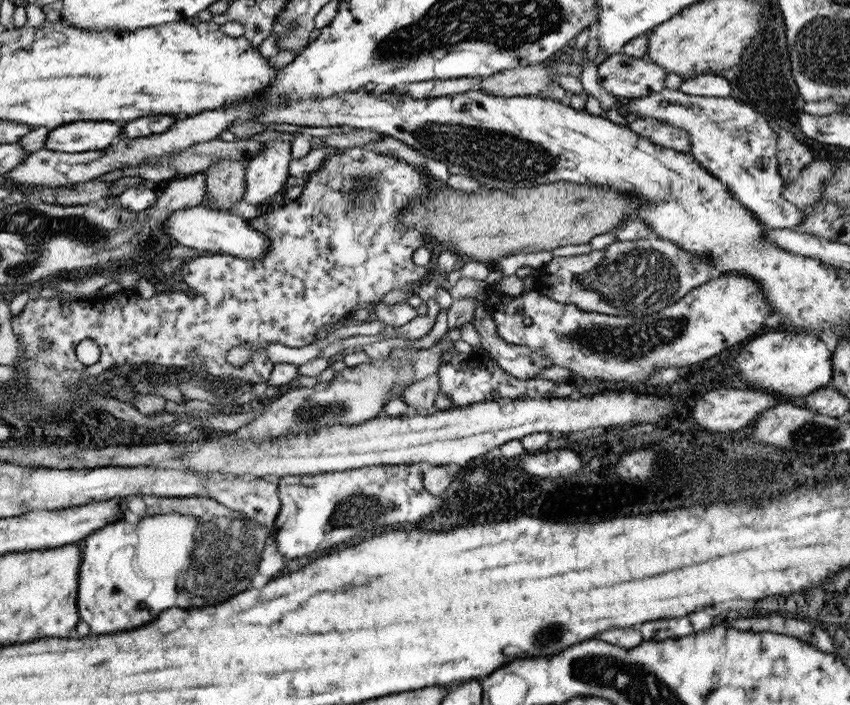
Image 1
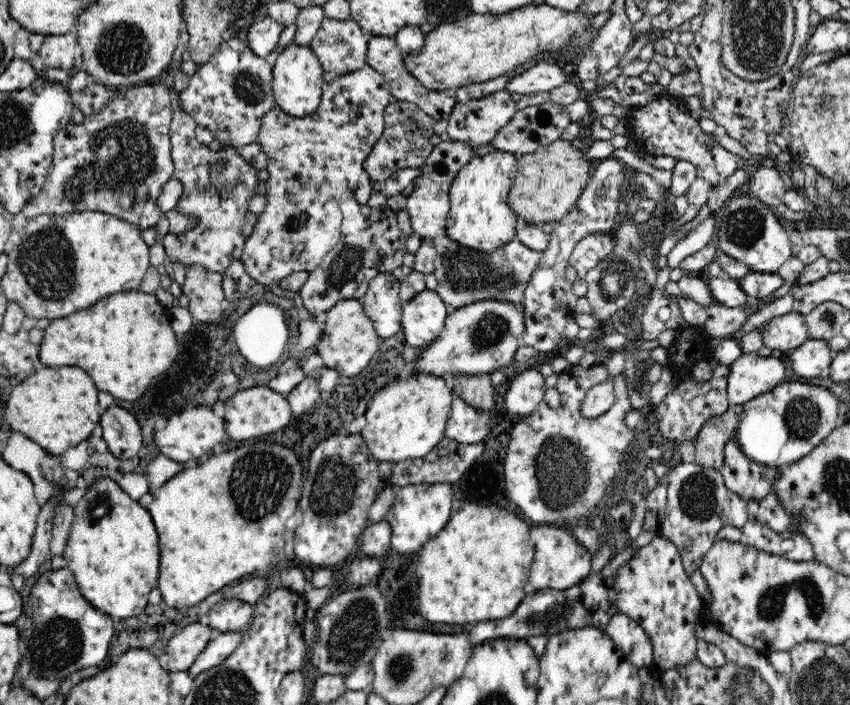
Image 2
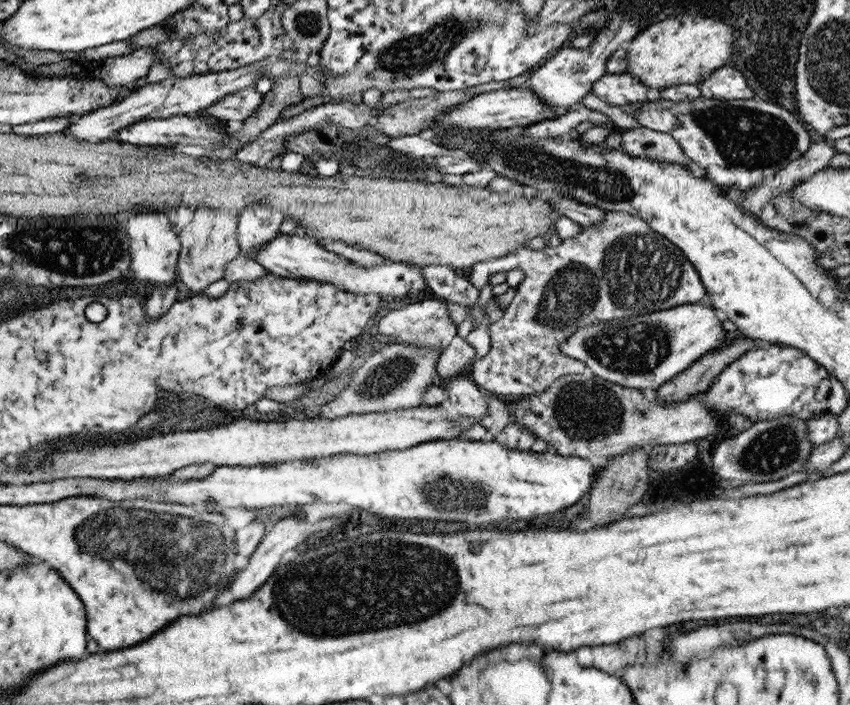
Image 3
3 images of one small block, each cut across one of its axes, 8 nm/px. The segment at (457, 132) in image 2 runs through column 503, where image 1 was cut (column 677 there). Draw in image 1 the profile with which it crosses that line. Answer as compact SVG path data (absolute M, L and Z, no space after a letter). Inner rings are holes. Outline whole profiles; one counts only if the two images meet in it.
M663 88L659 92L629 99L625 112L632 118L655 118L671 126L683 128L689 134L690 154L701 168L713 178L723 182L747 210L753 213L757 222L767 229L796 229L803 221L801 210L783 199L784 180L779 175L777 163L777 135L769 122L753 108L735 98L713 98L711 96L687 96L675 89Z

